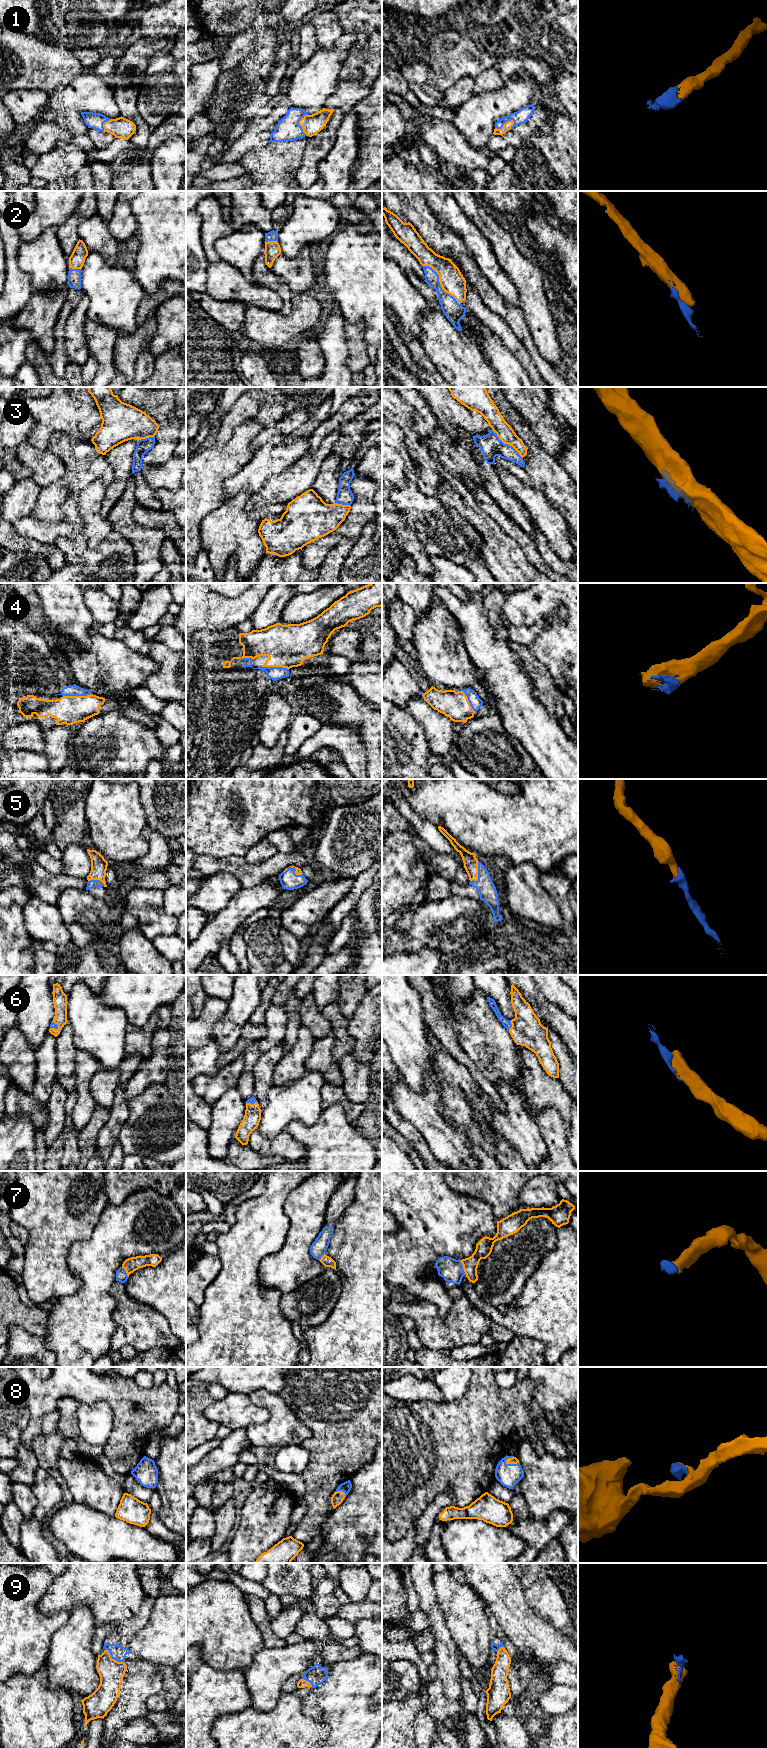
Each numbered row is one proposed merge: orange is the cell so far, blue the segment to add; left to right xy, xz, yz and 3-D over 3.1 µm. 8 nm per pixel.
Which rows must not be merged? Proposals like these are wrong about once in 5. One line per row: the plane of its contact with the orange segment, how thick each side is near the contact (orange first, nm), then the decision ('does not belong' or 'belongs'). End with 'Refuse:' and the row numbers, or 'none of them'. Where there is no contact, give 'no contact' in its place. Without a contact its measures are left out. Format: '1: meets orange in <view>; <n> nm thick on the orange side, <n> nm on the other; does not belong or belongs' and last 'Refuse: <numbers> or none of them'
1: meets orange in yz; 70 nm thick on the orange side, 110 nm on the other; belongs
2: meets orange in yz; 190 nm thick on the orange side, 150 nm on the other; belongs
3: meets orange in yz; 140 nm thick on the orange side, 180 nm on the other; does not belong
4: meets orange in xy; 220 nm thick on the orange side, 90 nm on the other; belongs
5: meets orange in yz; 120 nm thick on the orange side, 150 nm on the other; belongs
6: meets orange in yz; 260 nm thick on the orange side, 70 nm on the other; belongs
7: meets orange in yz; 130 nm thick on the orange side, 180 nm on the other; belongs
8: meets orange in yz; 60 nm thick on the orange side, 180 nm on the other; belongs
9: meets orange in xy; 200 nm thick on the orange side, 120 nm on the other; belongs
Refuse: 3

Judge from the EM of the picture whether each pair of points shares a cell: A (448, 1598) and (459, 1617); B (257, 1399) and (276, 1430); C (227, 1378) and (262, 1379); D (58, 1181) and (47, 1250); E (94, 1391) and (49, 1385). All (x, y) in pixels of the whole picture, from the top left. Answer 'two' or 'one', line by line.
A: one
B: one
C: one
D: one
E: one

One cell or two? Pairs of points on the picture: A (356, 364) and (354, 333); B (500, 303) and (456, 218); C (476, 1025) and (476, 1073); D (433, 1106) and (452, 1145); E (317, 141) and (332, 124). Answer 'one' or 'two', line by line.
A: one
B: two
C: two
D: one
E: one

